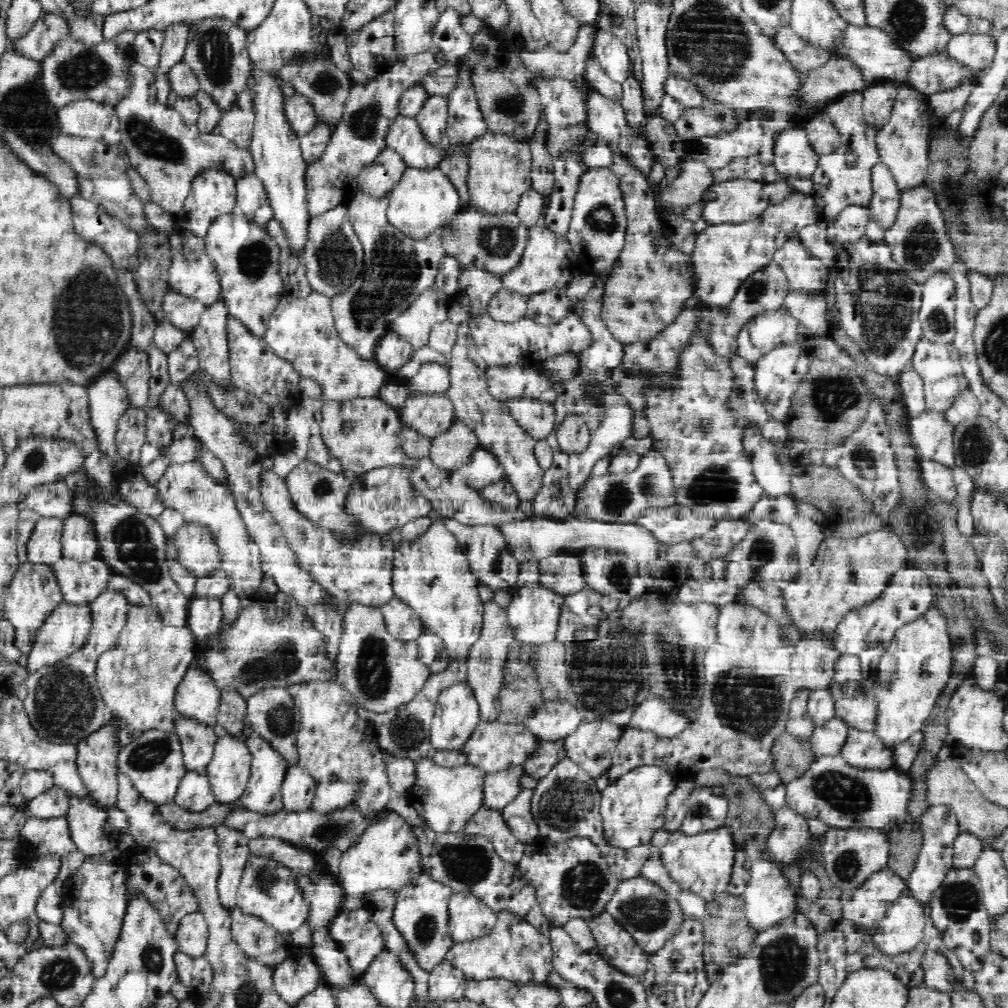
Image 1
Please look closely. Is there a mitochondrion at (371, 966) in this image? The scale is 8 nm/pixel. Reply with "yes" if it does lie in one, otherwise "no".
no

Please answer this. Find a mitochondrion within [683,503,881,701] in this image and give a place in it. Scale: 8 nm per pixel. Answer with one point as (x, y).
(762, 550)

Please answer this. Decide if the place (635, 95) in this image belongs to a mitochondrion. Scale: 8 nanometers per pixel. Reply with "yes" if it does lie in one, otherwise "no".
no

